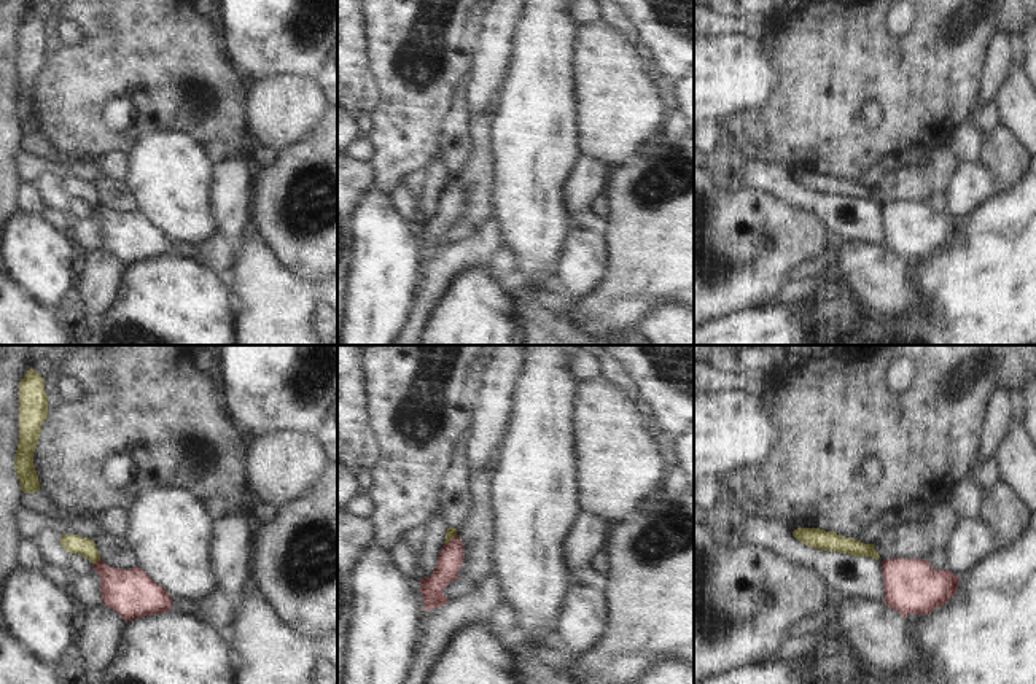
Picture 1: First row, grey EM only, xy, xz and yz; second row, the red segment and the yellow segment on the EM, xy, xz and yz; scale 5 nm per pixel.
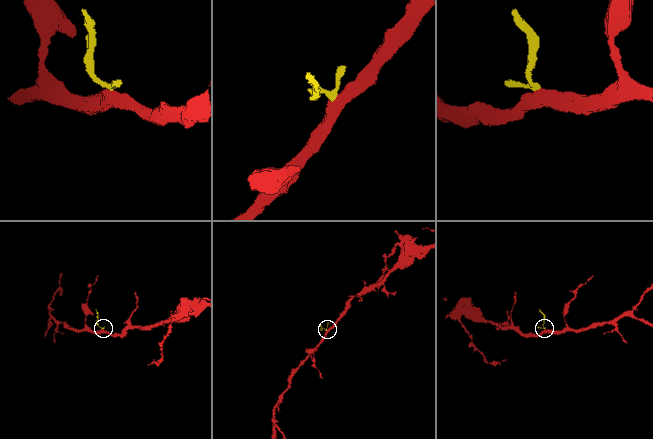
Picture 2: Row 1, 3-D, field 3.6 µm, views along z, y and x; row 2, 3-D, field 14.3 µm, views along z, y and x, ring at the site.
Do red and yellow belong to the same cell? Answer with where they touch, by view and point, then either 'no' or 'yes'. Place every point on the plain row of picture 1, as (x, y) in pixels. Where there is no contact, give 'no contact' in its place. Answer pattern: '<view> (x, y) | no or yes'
xy (97, 205) | no

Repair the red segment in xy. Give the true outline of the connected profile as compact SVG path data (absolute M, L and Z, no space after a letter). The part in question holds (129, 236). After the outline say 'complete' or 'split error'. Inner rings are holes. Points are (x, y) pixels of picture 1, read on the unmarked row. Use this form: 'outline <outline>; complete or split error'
outline M99 204L92 213L100 221L102 248L126 266L172 253L172 240L142 212L118 213Z; complete

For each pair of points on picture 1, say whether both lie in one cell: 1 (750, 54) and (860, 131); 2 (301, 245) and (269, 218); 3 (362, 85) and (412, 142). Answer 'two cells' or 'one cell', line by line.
1: two cells
2: one cell
3: two cells

